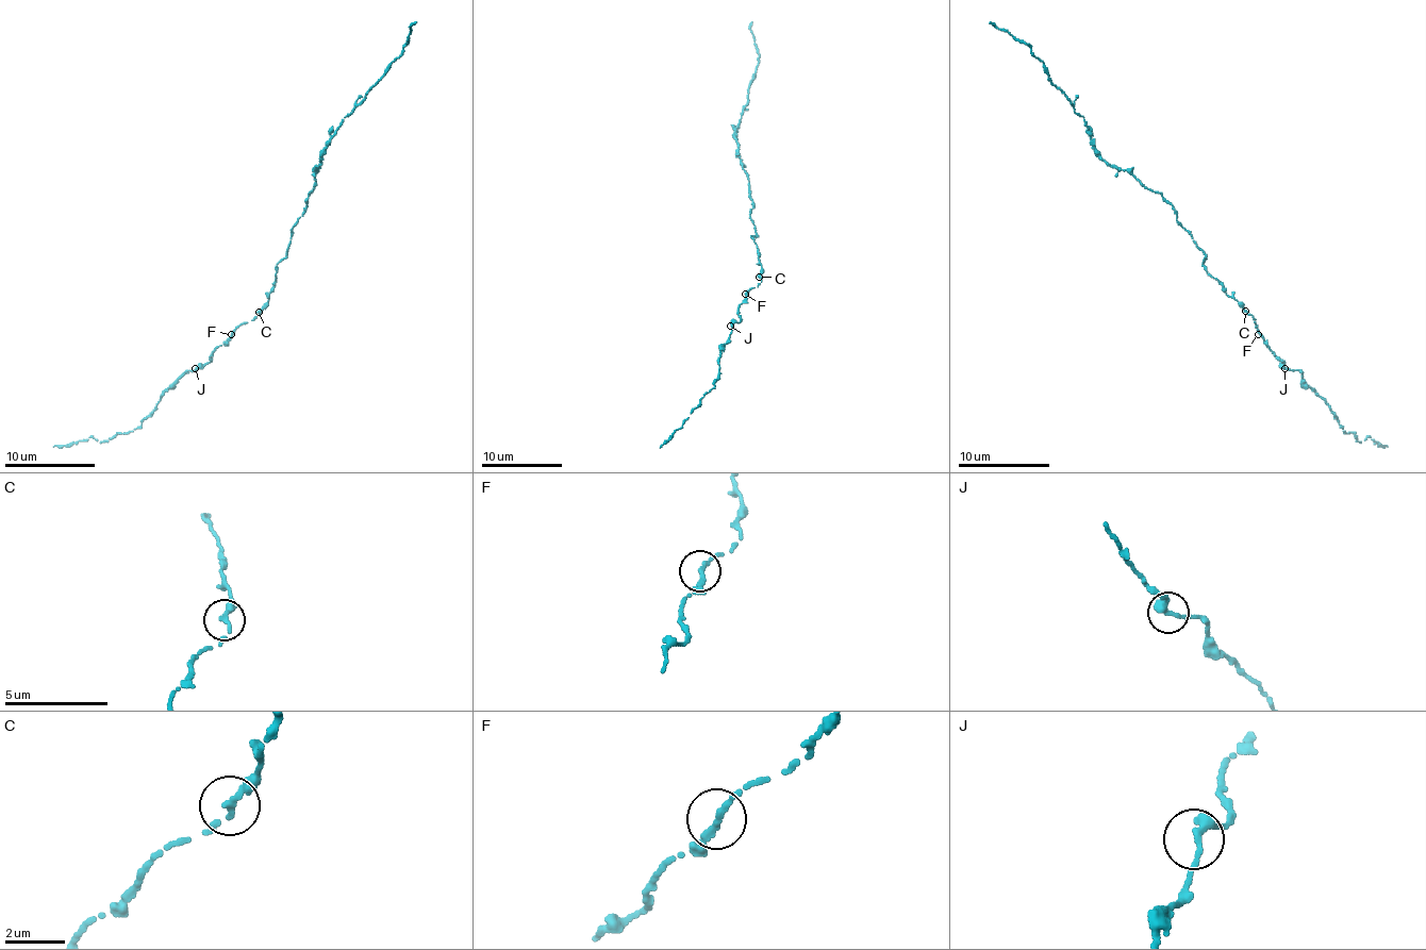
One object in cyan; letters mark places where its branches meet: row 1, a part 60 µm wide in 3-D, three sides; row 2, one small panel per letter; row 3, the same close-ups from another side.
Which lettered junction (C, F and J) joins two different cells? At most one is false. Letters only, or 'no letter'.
no letter

